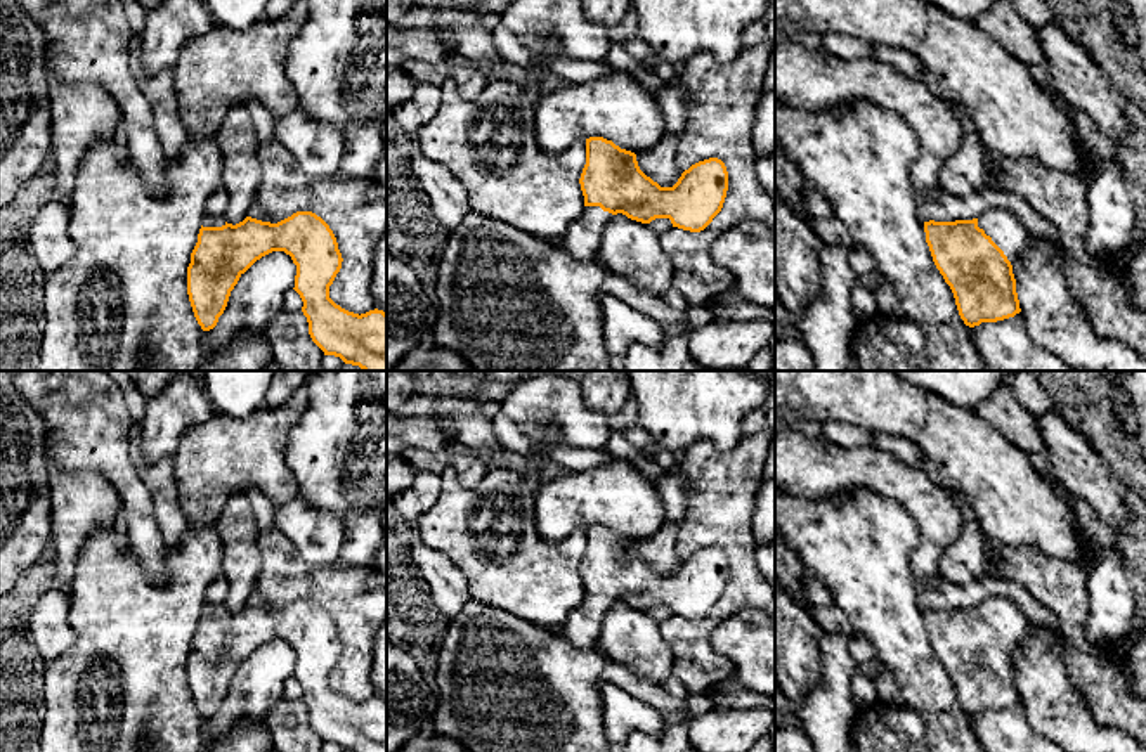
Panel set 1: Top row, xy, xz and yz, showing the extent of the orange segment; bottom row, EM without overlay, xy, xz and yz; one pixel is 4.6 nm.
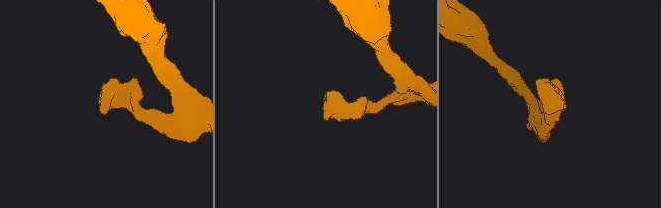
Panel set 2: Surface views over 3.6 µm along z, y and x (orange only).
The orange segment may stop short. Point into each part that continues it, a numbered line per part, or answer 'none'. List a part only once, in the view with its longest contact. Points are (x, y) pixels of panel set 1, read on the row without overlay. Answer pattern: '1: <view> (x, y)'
1: yz (1008, 621)

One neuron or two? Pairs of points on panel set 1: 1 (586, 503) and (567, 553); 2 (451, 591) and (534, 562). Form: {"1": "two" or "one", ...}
{"1": "two", "2": "two"}

